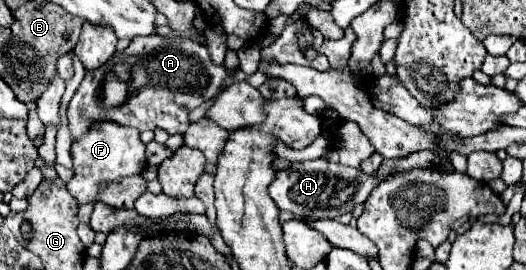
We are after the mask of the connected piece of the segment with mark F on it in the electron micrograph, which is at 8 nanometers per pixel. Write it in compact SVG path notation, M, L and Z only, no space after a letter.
M111 121L93 123L85 135L73 139L71 157L75 165L75 177L67 183L67 189L77 199L77 203L93 203L97 199L97 193L109 181L141 173L147 165L145 145L139 139L139 131Z

